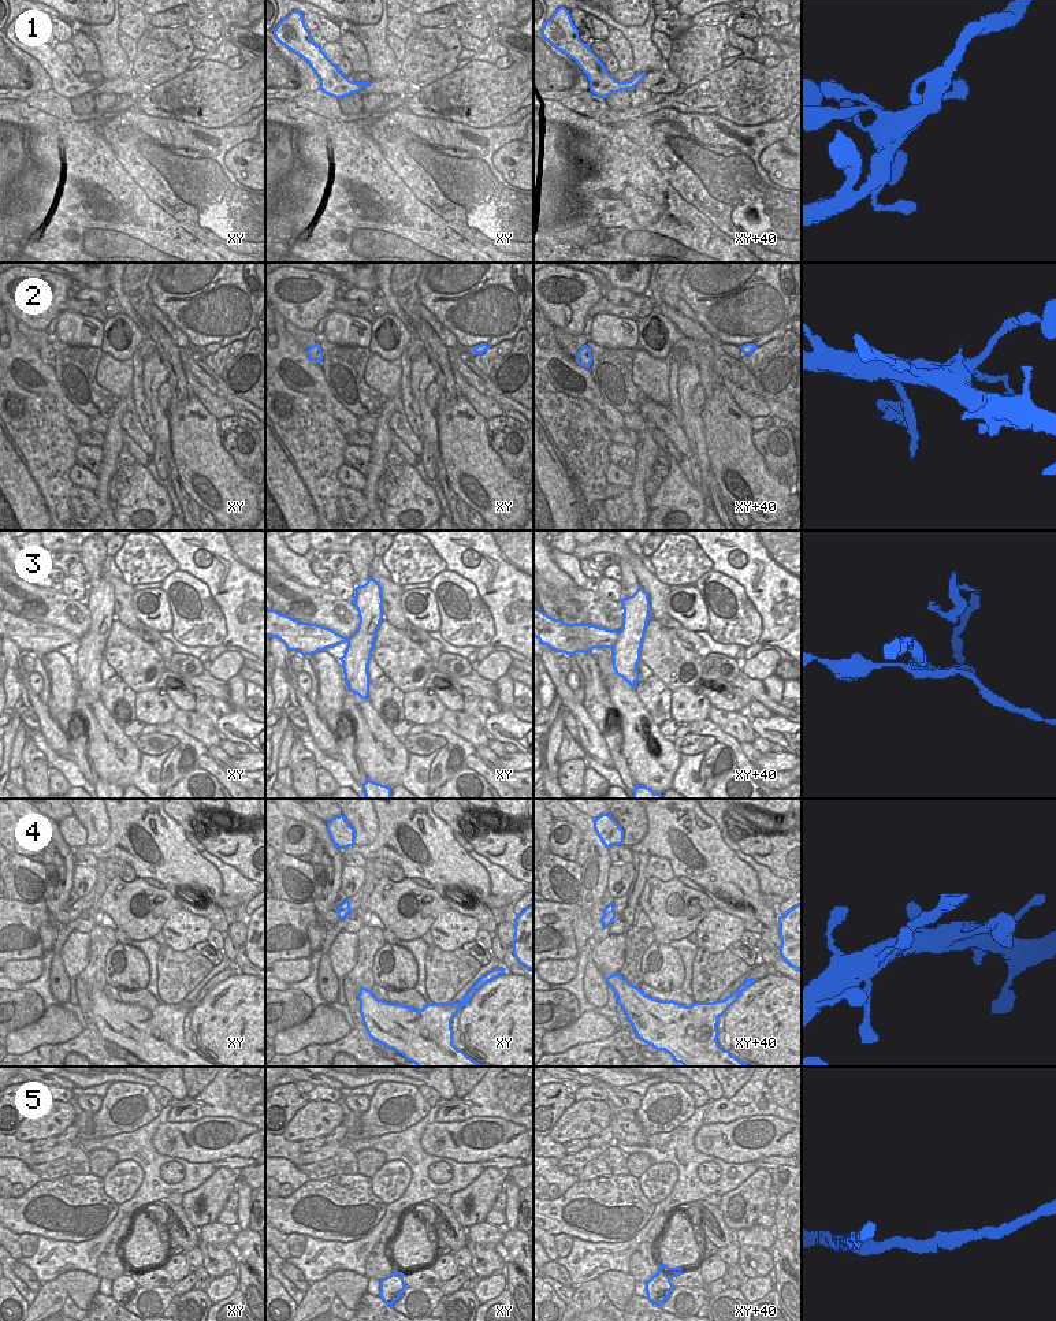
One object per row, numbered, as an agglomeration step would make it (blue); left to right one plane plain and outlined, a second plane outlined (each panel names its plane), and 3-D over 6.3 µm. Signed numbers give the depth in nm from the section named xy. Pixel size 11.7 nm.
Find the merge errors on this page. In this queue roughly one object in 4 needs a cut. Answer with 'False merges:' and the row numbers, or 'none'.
False merges: 2, 3

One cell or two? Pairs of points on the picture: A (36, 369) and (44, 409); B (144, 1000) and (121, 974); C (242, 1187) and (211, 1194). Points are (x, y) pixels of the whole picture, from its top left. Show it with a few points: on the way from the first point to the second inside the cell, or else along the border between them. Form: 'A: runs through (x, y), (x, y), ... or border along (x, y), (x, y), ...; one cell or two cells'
A: border along (14, 379), (29, 391), (49, 393), (64, 416); two cells
B: border along (107, 982), (121, 990), (144, 989); two cells
C: border along (238, 1178), (234, 1190); two cells

